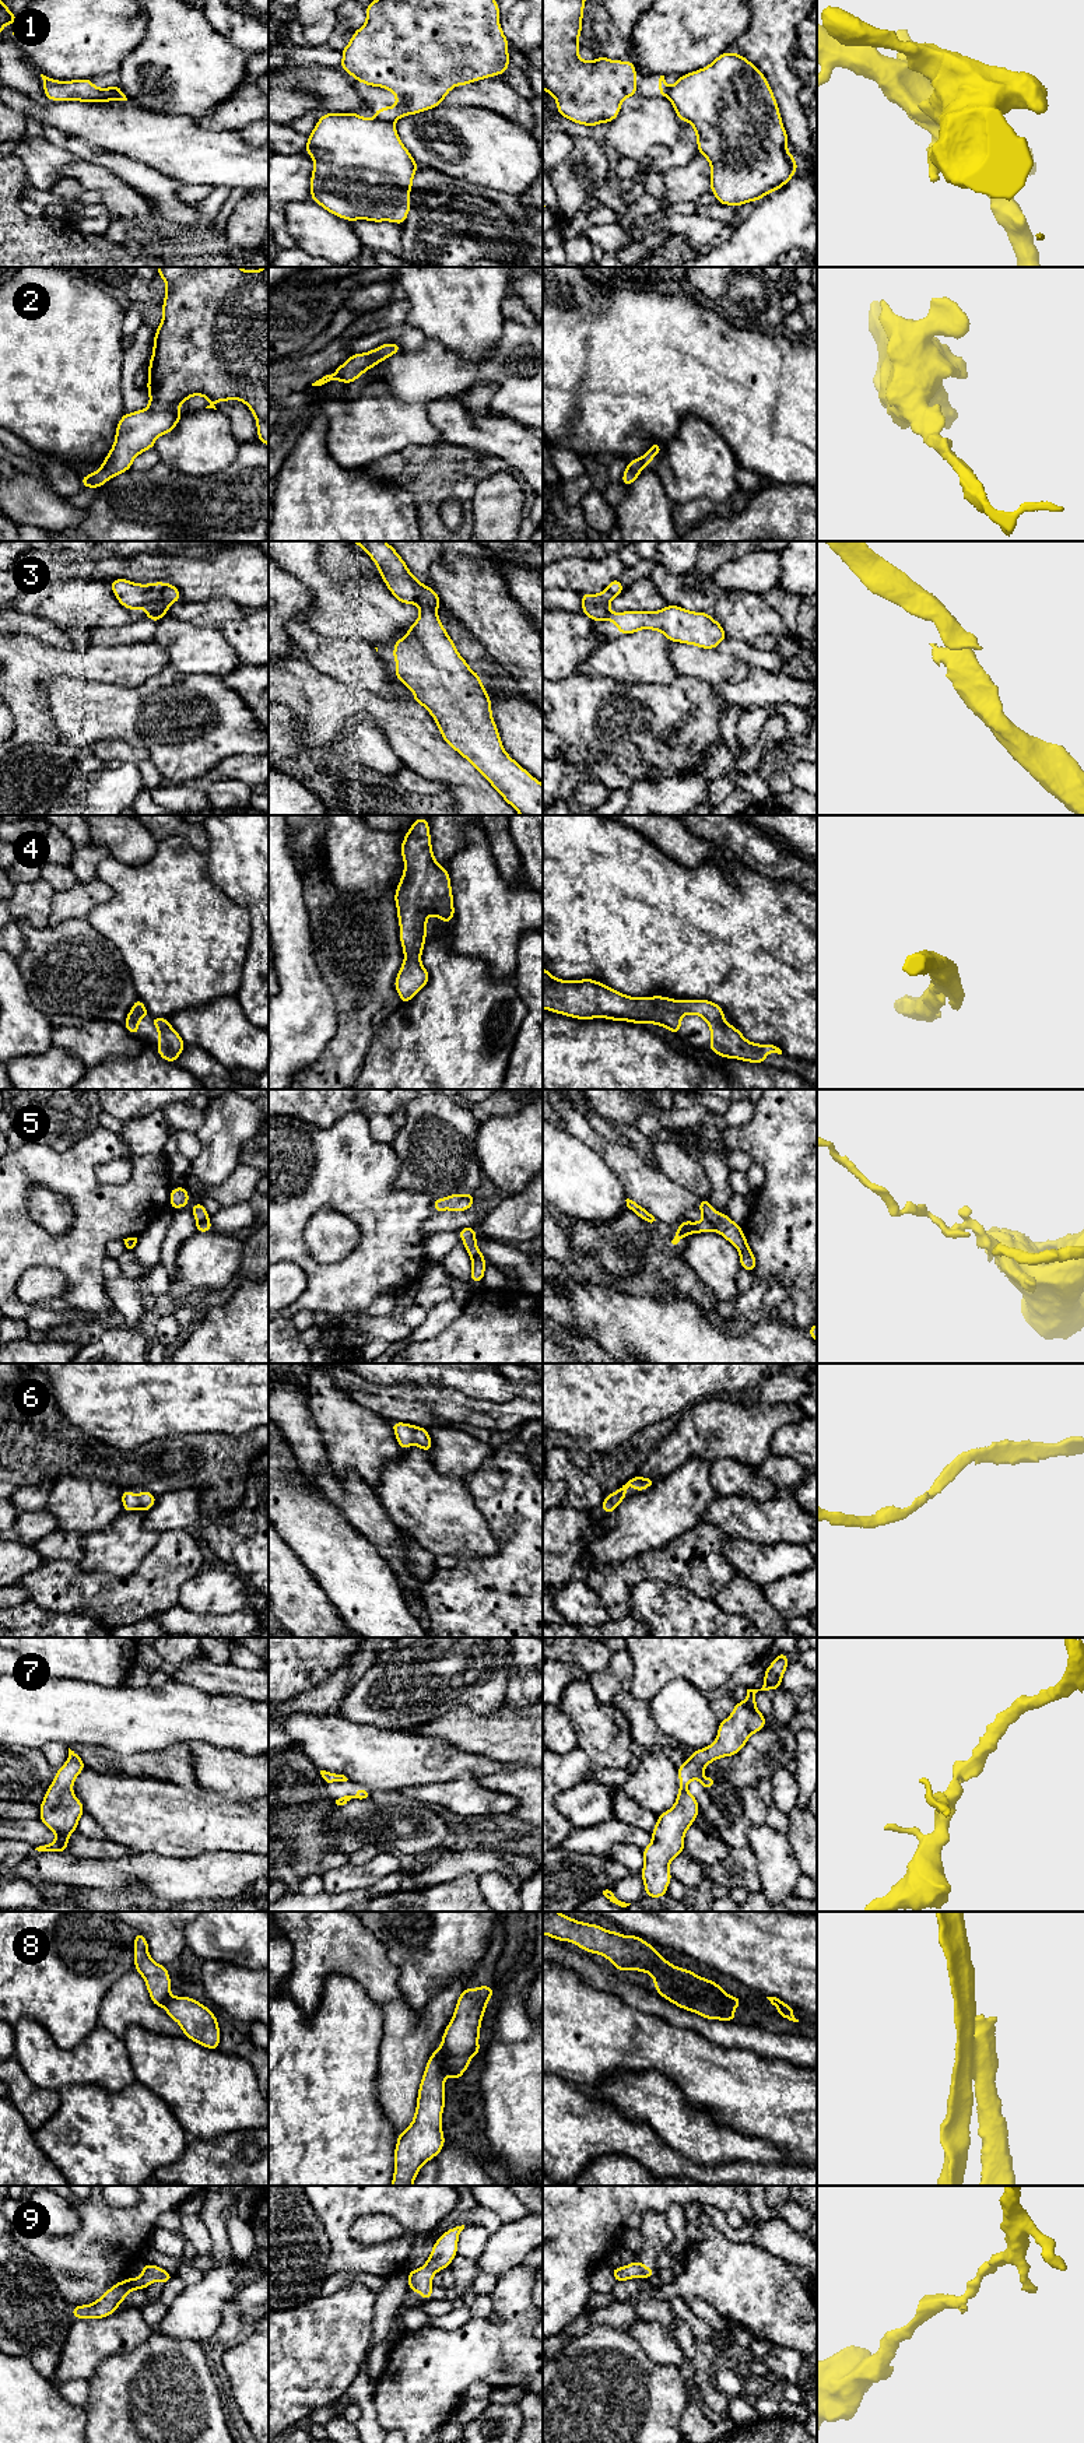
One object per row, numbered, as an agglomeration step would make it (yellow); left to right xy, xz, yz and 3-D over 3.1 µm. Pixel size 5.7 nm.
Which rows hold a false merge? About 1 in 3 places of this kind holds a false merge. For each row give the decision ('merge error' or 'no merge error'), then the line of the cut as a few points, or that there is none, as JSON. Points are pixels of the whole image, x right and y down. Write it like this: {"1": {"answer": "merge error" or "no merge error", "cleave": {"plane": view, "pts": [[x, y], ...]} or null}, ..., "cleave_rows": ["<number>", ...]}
{"1": {"answer": "merge error", "cleave": {"plane": "xz", "pts": [[378, 118], [393, 122]]}}, "2": {"answer": "no merge error", "cleave": null}, "3": {"answer": "merge error", "cleave": {"plane": "xz", "pts": [[420, 607], [432, 607], [435, 610]]}}, "4": {"answer": "no merge error", "cleave": null}, "5": {"answer": "merge error", "cleave": {"plane": "yz", "pts": [[704, 1217], [715, 1229]]}}, "6": {"answer": "no merge error", "cleave": null}, "7": {"answer": "no merge error", "cleave": null}, "8": {"answer": "merge error", "cleave": {"plane": "yz", "pts": [[655, 1983], [663, 1983], [683, 1994], [708, 1997], [733, 2011]]}}, "9": {"answer": "no merge error", "cleave": null}, "cleave_rows": ["1", "3", "5", "8"]}

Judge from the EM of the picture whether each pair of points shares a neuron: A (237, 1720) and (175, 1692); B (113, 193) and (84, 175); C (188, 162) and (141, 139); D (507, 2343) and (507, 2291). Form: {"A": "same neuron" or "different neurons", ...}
{"A": "same neuron", "B": "same neuron", "C": "same neuron", "D": "same neuron"}

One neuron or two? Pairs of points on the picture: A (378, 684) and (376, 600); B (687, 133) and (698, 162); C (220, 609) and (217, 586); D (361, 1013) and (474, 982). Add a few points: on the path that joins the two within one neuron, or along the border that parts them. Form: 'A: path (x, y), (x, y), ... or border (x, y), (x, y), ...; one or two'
A: border (343, 638), (364, 638), (375, 646); two
B: border (697, 153), (687, 164), (672, 167), (666, 171); two
C: border (186, 600), (228, 599), (241, 607); two
D: border (400, 1004), (378, 1028); two

